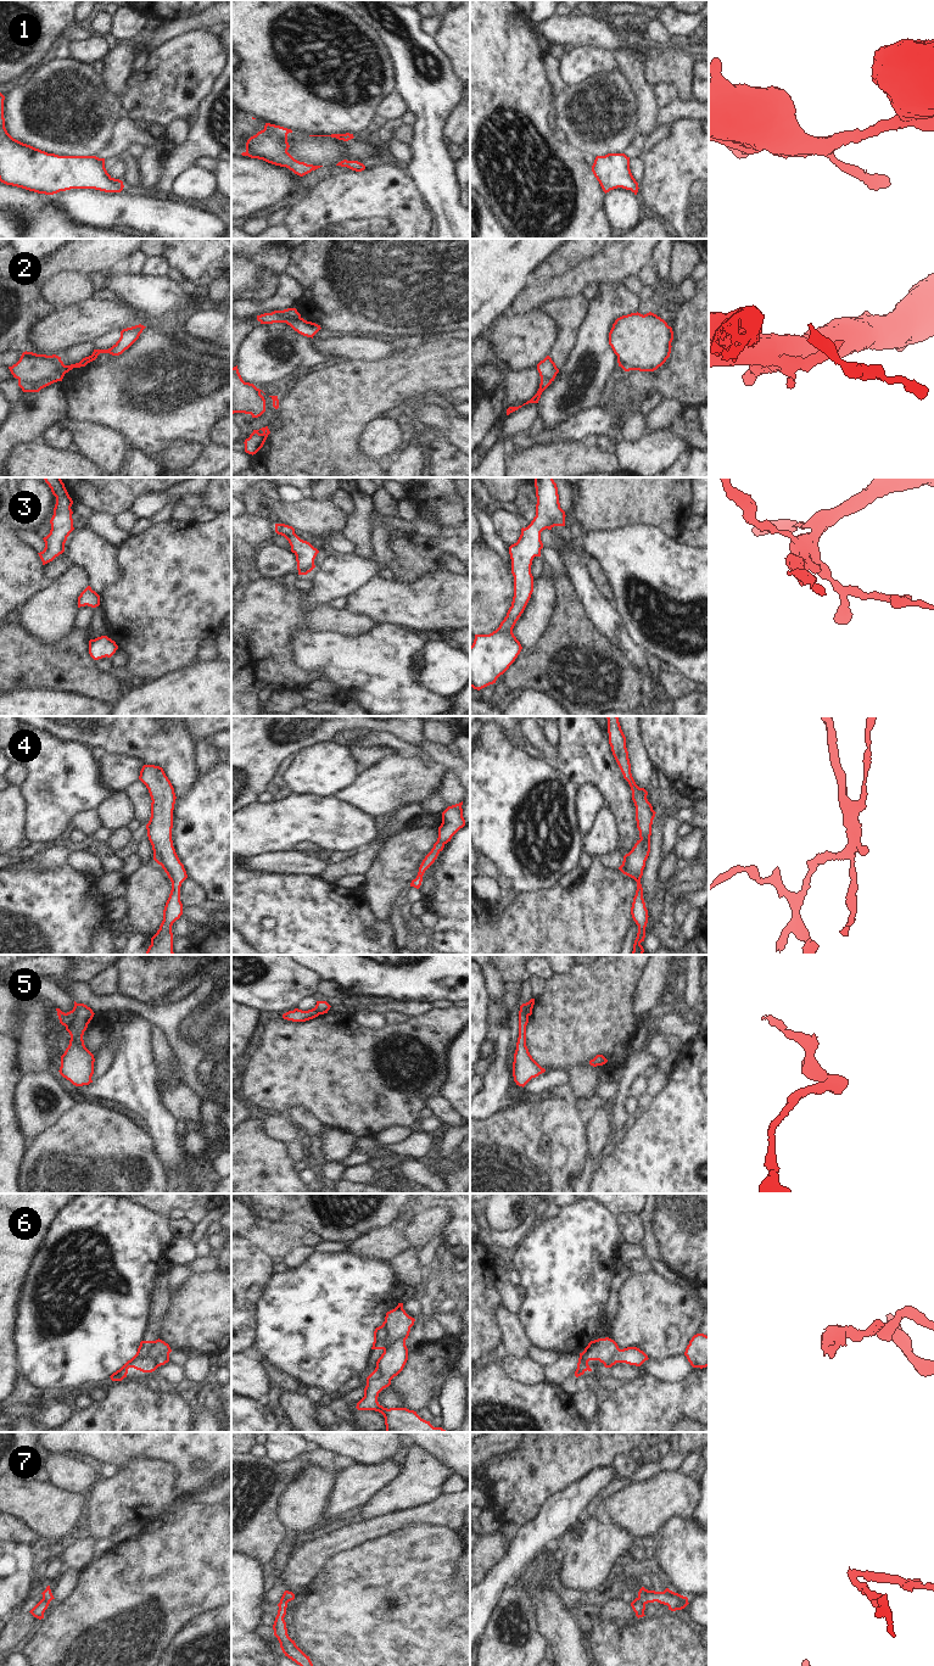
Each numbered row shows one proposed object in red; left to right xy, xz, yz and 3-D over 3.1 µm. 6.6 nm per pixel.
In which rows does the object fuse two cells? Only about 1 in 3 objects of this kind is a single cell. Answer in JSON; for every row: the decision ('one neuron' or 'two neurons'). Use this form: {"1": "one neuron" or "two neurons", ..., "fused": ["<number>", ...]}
{"1": "one neuron", "2": "two neurons", "3": "one neuron", "4": "one neuron", "5": "two neurons", "6": "two neurons", "7": "two neurons", "fused": ["2", "5", "6", "7"]}

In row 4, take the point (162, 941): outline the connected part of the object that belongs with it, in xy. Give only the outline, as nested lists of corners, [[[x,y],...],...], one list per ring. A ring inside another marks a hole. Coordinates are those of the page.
[[[144,765],[139,779],[146,786],[151,796],[151,817],[146,824],[147,837],[152,845],[153,860],[162,866],[172,882],[172,890],[163,910],[163,921],[151,938],[145,955],[174,955],[173,923],[183,915],[180,887],[188,878],[172,840],[174,788],[160,766]]]

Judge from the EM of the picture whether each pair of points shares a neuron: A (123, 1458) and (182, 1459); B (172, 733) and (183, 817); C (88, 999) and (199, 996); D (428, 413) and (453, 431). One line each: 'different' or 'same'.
A: same
B: different
C: same
D: same

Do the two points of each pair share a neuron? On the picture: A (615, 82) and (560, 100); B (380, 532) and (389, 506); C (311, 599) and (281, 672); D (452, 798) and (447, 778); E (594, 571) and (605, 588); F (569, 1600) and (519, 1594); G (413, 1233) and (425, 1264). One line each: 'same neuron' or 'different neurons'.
A: same neuron
B: different neurons
C: different neurons
D: same neuron
E: same neuron
F: same neuron
G: different neurons

